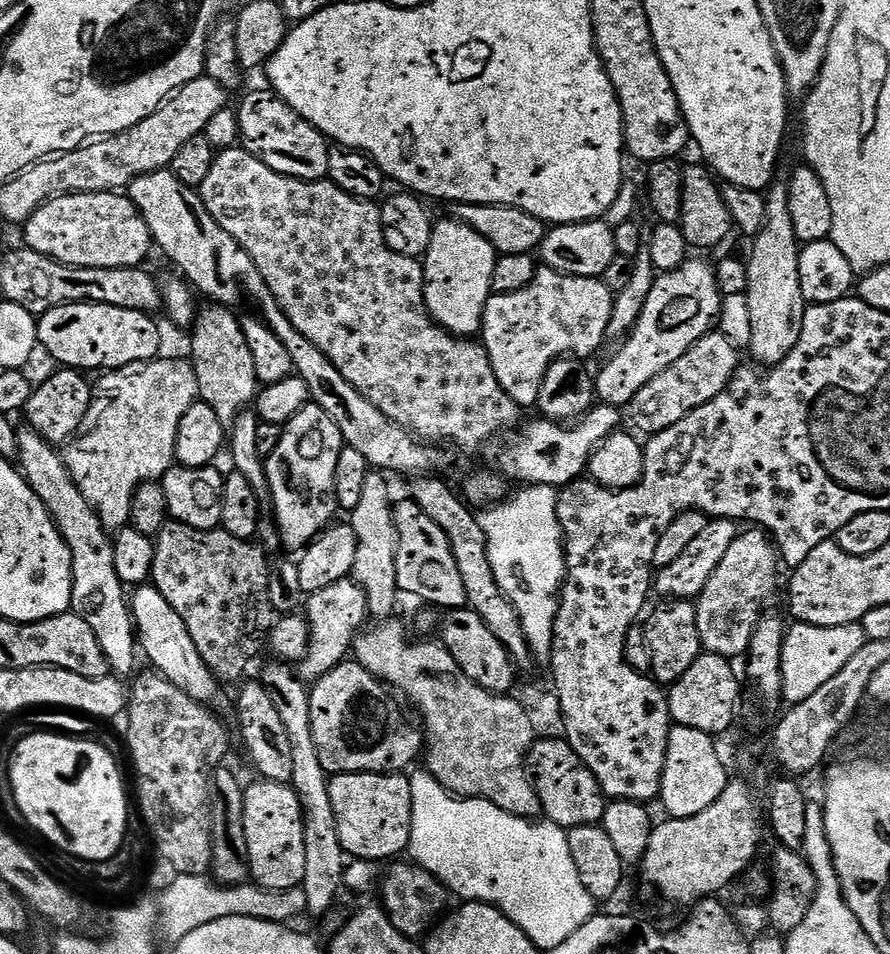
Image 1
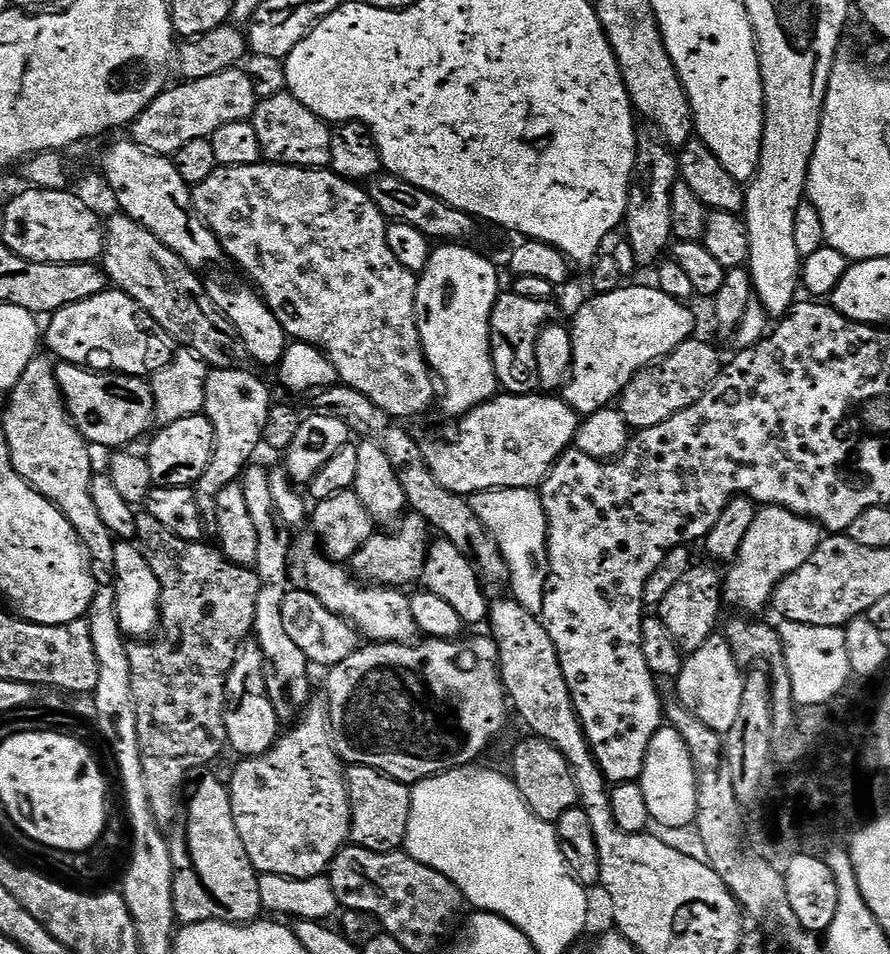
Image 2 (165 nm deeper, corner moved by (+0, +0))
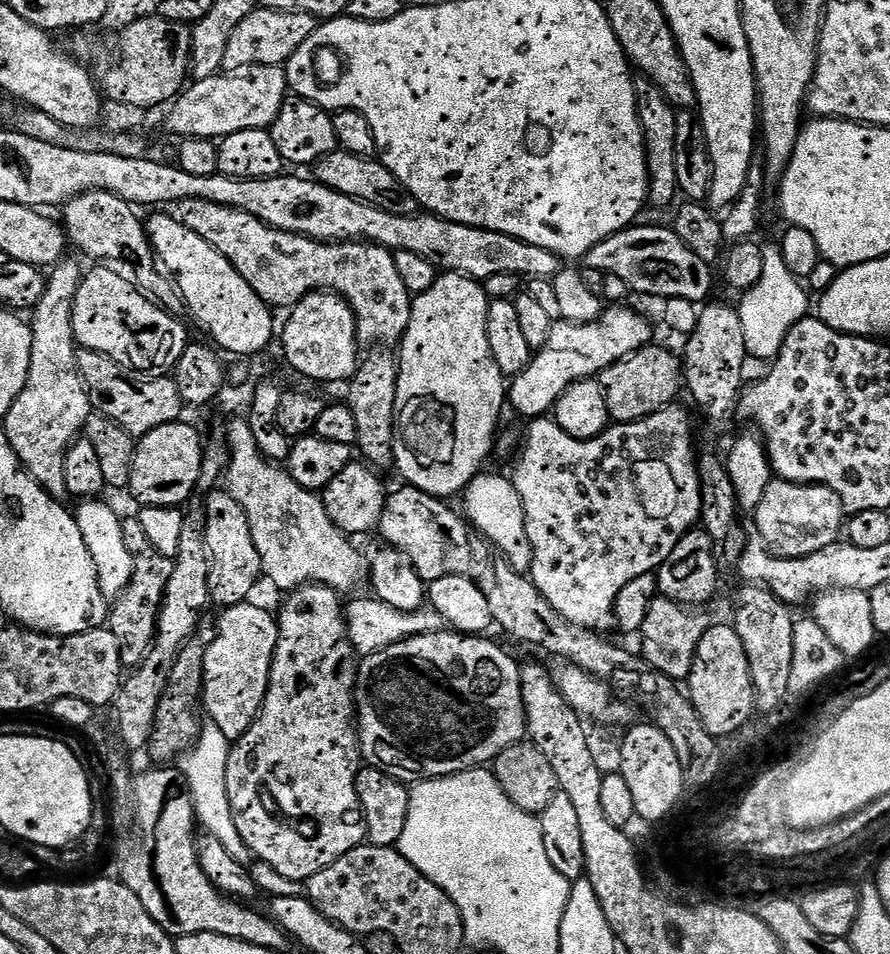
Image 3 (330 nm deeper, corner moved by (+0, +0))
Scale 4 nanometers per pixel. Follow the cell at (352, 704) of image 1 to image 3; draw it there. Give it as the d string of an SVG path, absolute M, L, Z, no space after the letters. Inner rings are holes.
M445 630L434 634L415 636L409 640L398 642L378 654L367 657L358 668L358 691L356 693L356 714L358 717L358 735L360 738L360 754L363 763L369 768L377 768L390 774L403 784L415 786L421 780L437 780L443 776L453 776L459 772L469 772L471 768L488 766L495 761L502 750L521 743L528 731L528 718L524 709L522 682L520 681L521 665L500 644L492 640L484 640L483 635L465 636L462 632Z

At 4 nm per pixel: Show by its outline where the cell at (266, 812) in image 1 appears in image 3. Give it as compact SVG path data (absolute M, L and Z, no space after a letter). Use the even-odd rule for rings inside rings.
M305 584L287 593L288 601L284 609L278 612L280 637L272 655L272 673L268 683L268 693L264 699L264 709L241 740L235 741L232 753L226 766L226 790L230 794L230 810L234 814L234 826L238 826L238 834L242 834L242 842L246 842L249 853L261 864L268 864L278 874L291 880L311 881L326 866L336 864L338 858L350 854L350 850L365 843L368 826L364 822L364 811L358 798L356 779L362 767L360 754L360 738L358 735L358 717L356 714L356 693L358 691L358 653L348 637L348 621L346 608L340 600L341 593L327 588L325 584Z

